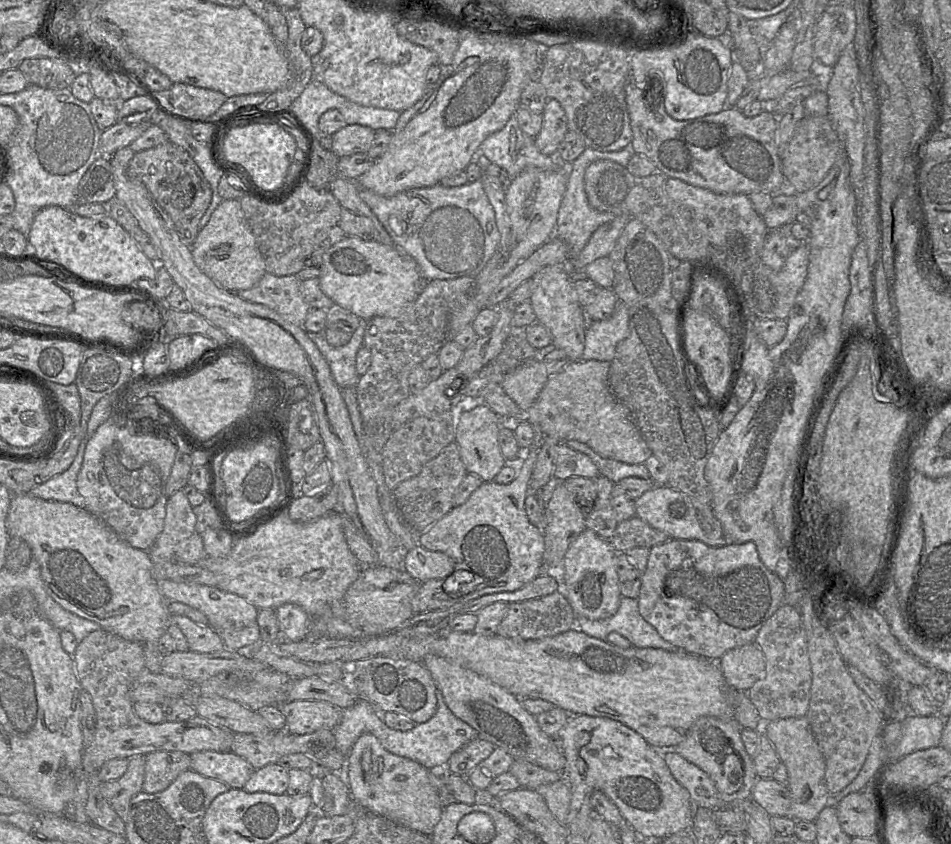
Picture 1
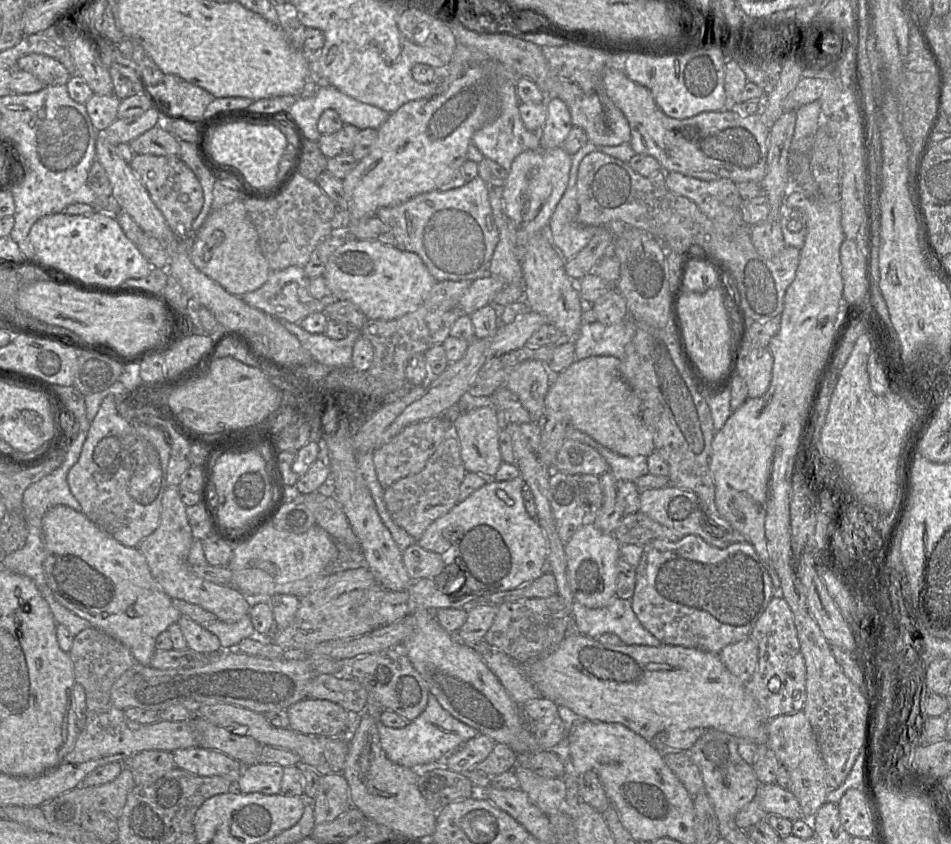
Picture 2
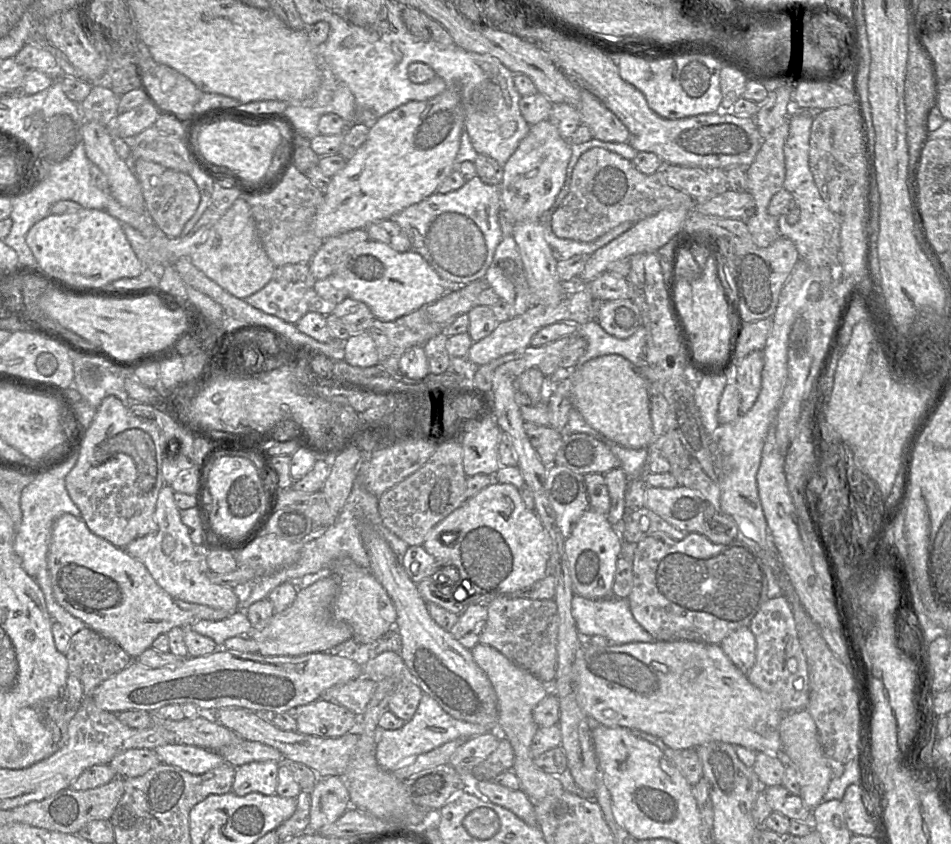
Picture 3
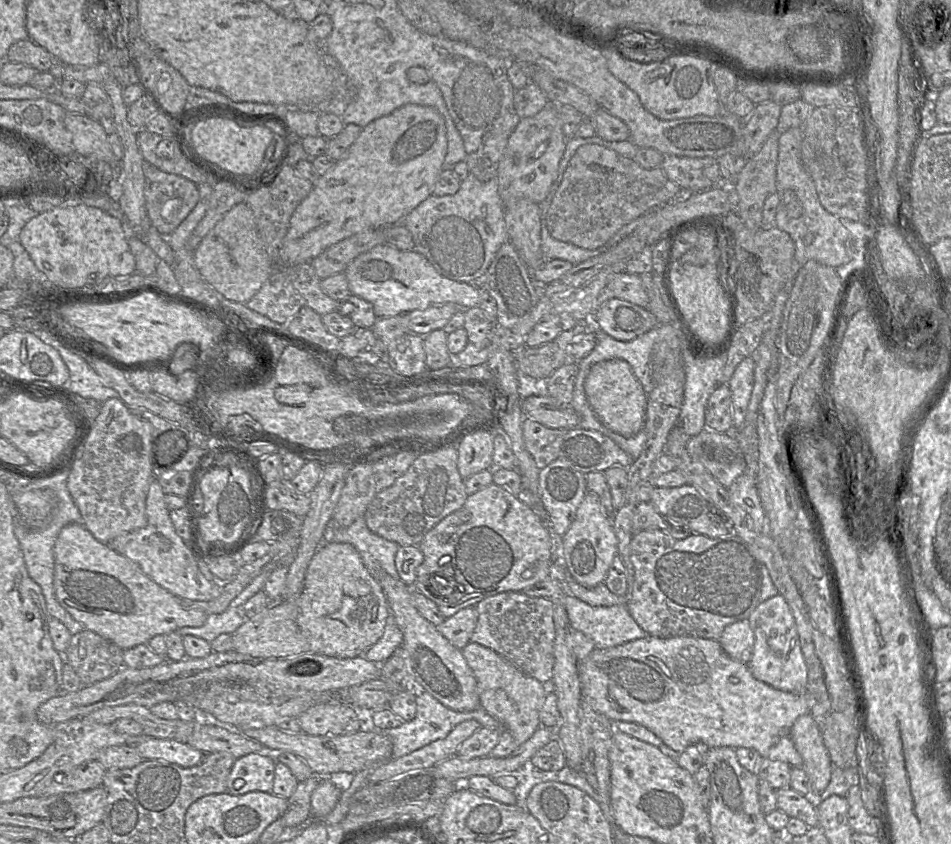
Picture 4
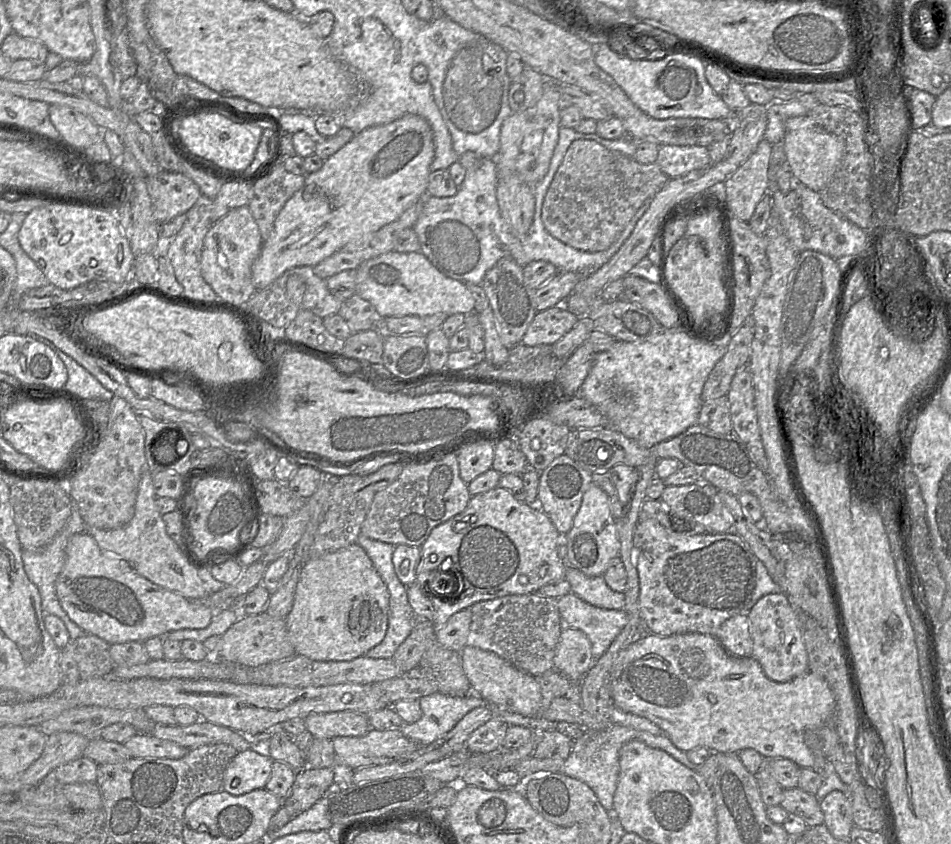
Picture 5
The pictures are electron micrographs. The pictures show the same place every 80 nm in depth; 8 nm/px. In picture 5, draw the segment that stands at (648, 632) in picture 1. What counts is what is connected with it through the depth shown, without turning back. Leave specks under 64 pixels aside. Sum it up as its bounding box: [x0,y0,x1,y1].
[555,592,627,660]

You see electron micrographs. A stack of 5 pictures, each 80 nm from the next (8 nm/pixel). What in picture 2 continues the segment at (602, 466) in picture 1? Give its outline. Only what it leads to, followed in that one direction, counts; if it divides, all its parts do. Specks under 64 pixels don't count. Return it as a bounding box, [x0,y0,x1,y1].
[596,442,649,481]

